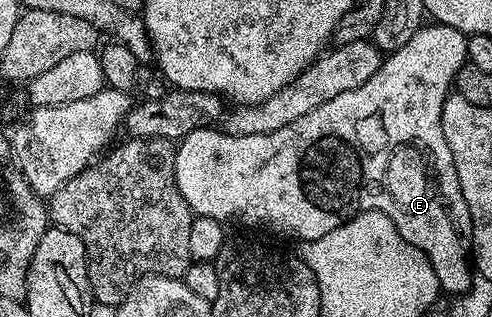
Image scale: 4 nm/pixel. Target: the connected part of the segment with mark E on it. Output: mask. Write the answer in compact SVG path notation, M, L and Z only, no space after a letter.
M436 21L422 25L399 49L388 52L381 60L381 67L359 89L347 89L347 93L339 93L339 97L331 97L331 101L323 101L319 109L311 109L311 113L303 113L299 121L291 121L291 125L283 125L283 129L275 129L275 133L266 135L226 135L224 130L210 125L200 127L184 135L175 147L175 181L179 193L187 201L189 210L194 216L206 215L212 219L228 221L238 219L241 223L250 223L253 227L266 227L269 231L278 231L289 239L308 241L318 239L335 229L339 229L348 219L360 211L378 211L387 217L399 229L399 237L415 249L419 249L431 261L431 269L435 269L435 277L439 277L442 292L449 297L456 297L472 285L475 278L474 268L471 266L471 252L473 250L473 226L471 213L467 209L467 201L463 201L463 189L459 189L459 173L455 173L455 157L451 157L451 148L443 137L443 105L445 98L455 87L455 80L459 69L467 62L467 36L465 32L448 27Z

